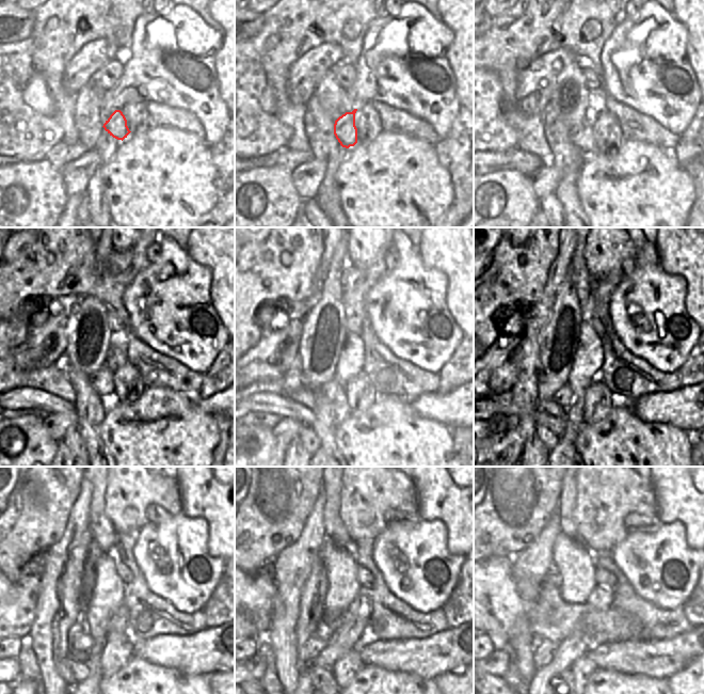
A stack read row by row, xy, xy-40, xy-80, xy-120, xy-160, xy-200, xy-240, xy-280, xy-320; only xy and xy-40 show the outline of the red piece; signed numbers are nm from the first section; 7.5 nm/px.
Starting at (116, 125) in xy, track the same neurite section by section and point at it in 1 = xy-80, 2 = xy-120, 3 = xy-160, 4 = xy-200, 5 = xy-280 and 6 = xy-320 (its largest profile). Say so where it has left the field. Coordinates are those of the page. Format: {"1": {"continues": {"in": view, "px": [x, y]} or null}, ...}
{"1": {"continues": {"in": "xy-80", "px": [581, 136]}}, "2": {"continues": {"in": "xy-120", "px": [102, 380]}}, "3": {"continues": {"in": "xy-160", "px": [332, 391]}}, "4": {"continues": {"in": "xy-200", "px": [562, 397]}}, "5": {"continues": {"in": "xy-280", "px": [315, 644]}}, "6": {"continues": {"in": "xy-320", "px": [544, 652]}}}

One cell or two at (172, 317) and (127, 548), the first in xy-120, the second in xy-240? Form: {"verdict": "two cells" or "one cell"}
{"verdict": "two cells"}

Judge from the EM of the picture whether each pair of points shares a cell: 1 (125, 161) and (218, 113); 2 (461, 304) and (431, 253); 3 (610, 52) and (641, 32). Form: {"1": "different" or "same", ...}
{"1": "different", "2": "same", "3": "same"}

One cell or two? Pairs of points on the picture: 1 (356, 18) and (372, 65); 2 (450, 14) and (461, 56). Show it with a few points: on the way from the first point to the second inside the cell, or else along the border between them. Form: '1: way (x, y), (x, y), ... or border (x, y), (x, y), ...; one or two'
1: border (378, 18), (372, 21), (364, 38), (356, 63); two
2: way (461, 25), (461, 45); one

